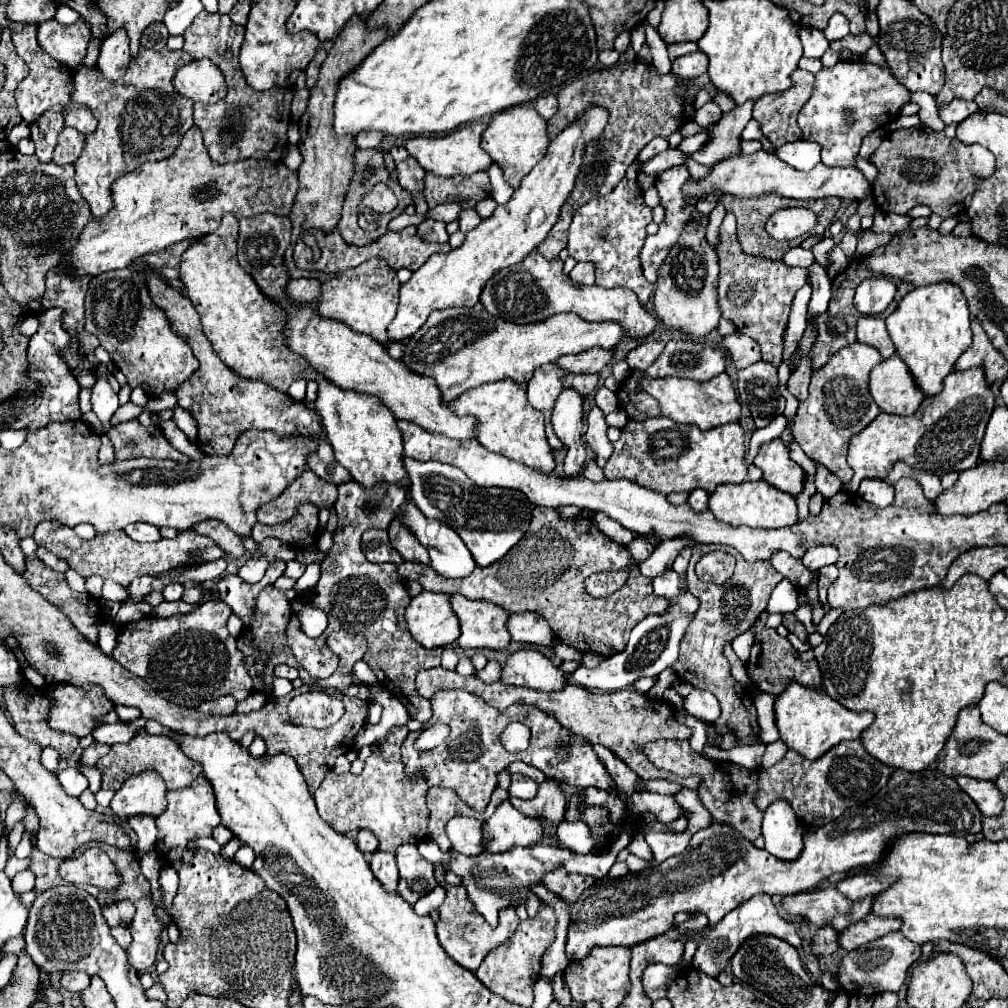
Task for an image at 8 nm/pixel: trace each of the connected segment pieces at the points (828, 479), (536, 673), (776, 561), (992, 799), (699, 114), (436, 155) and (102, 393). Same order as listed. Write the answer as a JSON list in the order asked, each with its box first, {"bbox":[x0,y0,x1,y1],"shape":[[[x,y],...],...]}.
[{"bbox":[814,463,842,499],"shape":[[[814,463],[816,465],[816,473],[814,473],[814,485],[816,485],[816,491],[824,495],[824,499],[836,495],[840,491],[840,485],[842,481],[838,477],[834,477],[828,469],[820,467],[820,463]]]},{"bbox":[502,649,566,691],"shape":[[[520,649],[508,655],[508,661],[502,669],[502,683],[540,691],[558,691],[566,687],[566,677],[540,651]]]},{"bbox":[770,551,814,587],"shape":[[[776,551],[776,553],[770,557],[770,563],[772,563],[786,579],[790,579],[790,583],[792,583],[794,587],[804,587],[804,585],[808,585],[808,583],[812,581],[810,577],[812,577],[814,571],[806,569],[800,559],[792,559],[785,551]]]},{"bbox":[956,777,1004,817],"shape":[[[960,777],[956,781],[962,787],[962,791],[966,791],[974,799],[976,807],[984,817],[1002,813],[1002,805],[1004,805],[1002,793],[998,791],[998,787],[994,787],[992,781],[978,781],[972,777]]]},{"bbox":[696,99,722,127],"shape":[[[712,99],[712,101],[708,101],[706,105],[702,105],[700,109],[696,109],[696,123],[698,125],[702,125],[702,127],[710,127],[712,123],[716,123],[718,119],[722,117],[722,111],[720,111],[720,107],[718,107],[718,103]]]},{"bbox":[404,123,492,177],"shape":[[[472,123],[472,125],[466,125],[466,127],[460,127],[458,131],[450,133],[450,135],[444,135],[444,137],[426,137],[426,135],[420,135],[420,137],[414,137],[414,139],[408,139],[404,143],[404,147],[408,149],[408,153],[418,159],[418,163],[434,173],[434,175],[440,175],[440,177],[454,177],[454,175],[472,175],[472,173],[478,173],[478,171],[488,171],[488,167],[492,165],[492,159],[490,155],[480,147],[480,139],[482,139],[482,133],[486,131],[486,123]]]},{"bbox":[92,379,120,433],"shape":[[[98,379],[96,385],[92,387],[92,411],[100,419],[104,433],[112,427],[110,425],[110,419],[112,419],[112,415],[114,415],[114,411],[118,407],[120,407],[118,397],[112,391],[112,387],[108,385],[108,381],[106,379]]]}]

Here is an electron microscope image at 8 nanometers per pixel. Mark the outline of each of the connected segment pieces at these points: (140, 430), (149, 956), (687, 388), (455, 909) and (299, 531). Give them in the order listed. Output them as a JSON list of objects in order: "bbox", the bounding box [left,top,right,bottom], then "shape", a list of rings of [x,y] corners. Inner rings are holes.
[{"bbox":[106,419,190,463],"shape":[[[138,419],[124,421],[112,427],[106,433],[114,445],[116,459],[132,457],[156,457],[156,459],[174,459],[178,463],[188,463],[190,459],[178,453],[162,435],[160,425],[144,427]]]},{"bbox":[126,899,162,973],"shape":[[[142,899],[136,903],[136,915],[132,919],[130,933],[132,933],[132,943],[126,949],[128,963],[138,971],[144,973],[150,969],[156,961],[156,951],[160,943],[160,933],[162,933],[162,923],[154,915],[154,901],[152,899]]]},{"bbox":[642,373,740,431],"shape":[[[726,373],[698,383],[692,379],[678,379],[678,377],[664,377],[664,379],[646,379],[642,381],[642,387],[658,399],[662,407],[662,415],[670,417],[676,423],[692,423],[698,425],[702,431],[734,423],[740,419],[740,403],[736,399],[736,391],[732,387],[732,381]]]},{"bbox":[433,863,520,973],"shape":[[[440,863],[433,865],[437,883],[446,887],[446,899],[444,899],[444,903],[442,903],[440,909],[438,909],[438,921],[436,921],[438,941],[440,941],[442,949],[446,951],[446,955],[448,955],[452,961],[456,961],[458,965],[462,965],[464,969],[468,969],[468,971],[474,973],[474,971],[480,967],[482,959],[484,959],[492,949],[500,947],[502,941],[508,941],[508,939],[510,939],[512,931],[518,927],[520,921],[518,921],[514,909],[508,907],[508,909],[502,909],[502,911],[500,911],[500,923],[498,923],[496,929],[492,929],[492,927],[484,921],[484,917],[474,909],[474,905],[468,901],[464,887],[462,887],[462,885],[450,887],[450,885],[444,881],[444,875],[446,873],[444,867],[442,867]]]},{"bbox":[252,503,318,549],"shape":[[[302,503],[298,509],[298,515],[290,519],[288,523],[280,525],[262,525],[256,523],[252,529],[252,539],[262,541],[264,537],[278,537],[296,549],[300,549],[304,543],[316,541],[316,527],[318,527],[318,509],[312,503]]]}]

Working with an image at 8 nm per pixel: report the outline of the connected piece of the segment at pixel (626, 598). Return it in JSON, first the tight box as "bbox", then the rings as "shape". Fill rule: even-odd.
{"bbox":[398,505,668,657],"shape":[[[538,505],[532,507],[532,521],[530,521],[530,527],[528,527],[524,539],[510,551],[510,555],[506,555],[506,559],[492,563],[490,567],[484,567],[484,569],[476,567],[474,573],[464,579],[446,579],[444,575],[438,575],[430,565],[404,561],[402,565],[398,565],[398,573],[408,581],[418,581],[426,591],[462,593],[468,599],[492,601],[492,603],[504,607],[506,611],[534,611],[550,623],[550,629],[562,643],[576,647],[582,653],[594,651],[594,653],[600,653],[606,657],[620,653],[622,647],[626,647],[628,635],[636,623],[640,623],[646,615],[666,613],[666,607],[668,607],[668,605],[664,605],[664,607],[660,605],[658,597],[652,591],[652,579],[648,579],[640,573],[638,565],[632,563],[630,551],[624,545],[618,545],[618,543],[606,539],[606,535],[602,535],[590,519],[584,519],[584,517],[560,519],[554,509],[538,507]],[[626,565],[630,565],[630,577],[628,577],[626,585],[622,589],[618,589],[614,595],[608,595],[602,599],[592,599],[584,591],[584,577],[588,577],[592,573],[600,573],[600,571],[622,569]]]}

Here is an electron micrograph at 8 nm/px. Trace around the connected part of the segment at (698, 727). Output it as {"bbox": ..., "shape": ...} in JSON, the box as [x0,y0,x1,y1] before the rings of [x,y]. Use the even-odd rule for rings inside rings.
{"bbox":[678,711,708,753],"shape":[[[684,711],[678,713],[678,723],[686,723],[690,729],[692,729],[692,735],[688,739],[690,747],[696,751],[696,753],[702,753],[702,747],[706,745],[708,741],[708,735],[706,735],[706,723],[692,717],[692,715],[686,715]]]}

